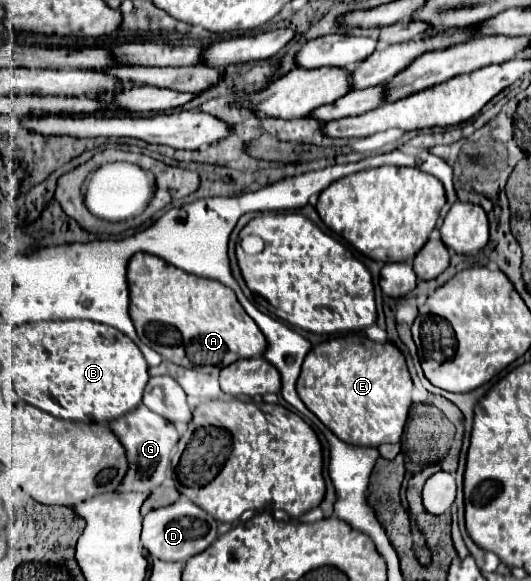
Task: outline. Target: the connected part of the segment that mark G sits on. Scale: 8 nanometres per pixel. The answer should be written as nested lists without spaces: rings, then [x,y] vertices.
[[[141,403],[139,407],[135,407],[135,411],[129,411],[127,415],[123,415],[119,419],[113,419],[109,423],[109,427],[117,435],[117,439],[123,443],[123,447],[127,451],[127,461],[129,461],[127,475],[125,475],[123,483],[119,483],[117,491],[149,493],[155,487],[159,487],[165,481],[165,473],[167,473],[167,467],[171,463],[173,447],[179,441],[175,425],[171,421],[167,421],[165,417],[153,413],[151,409],[147,409]]]

